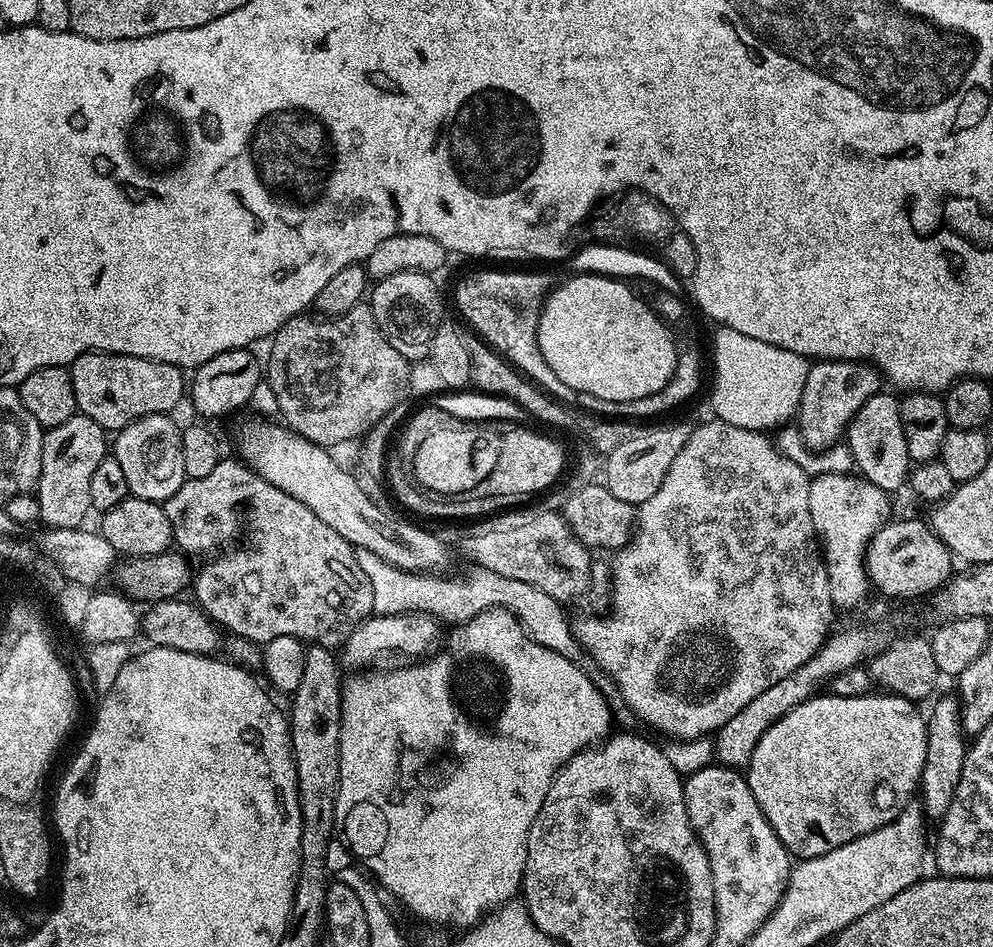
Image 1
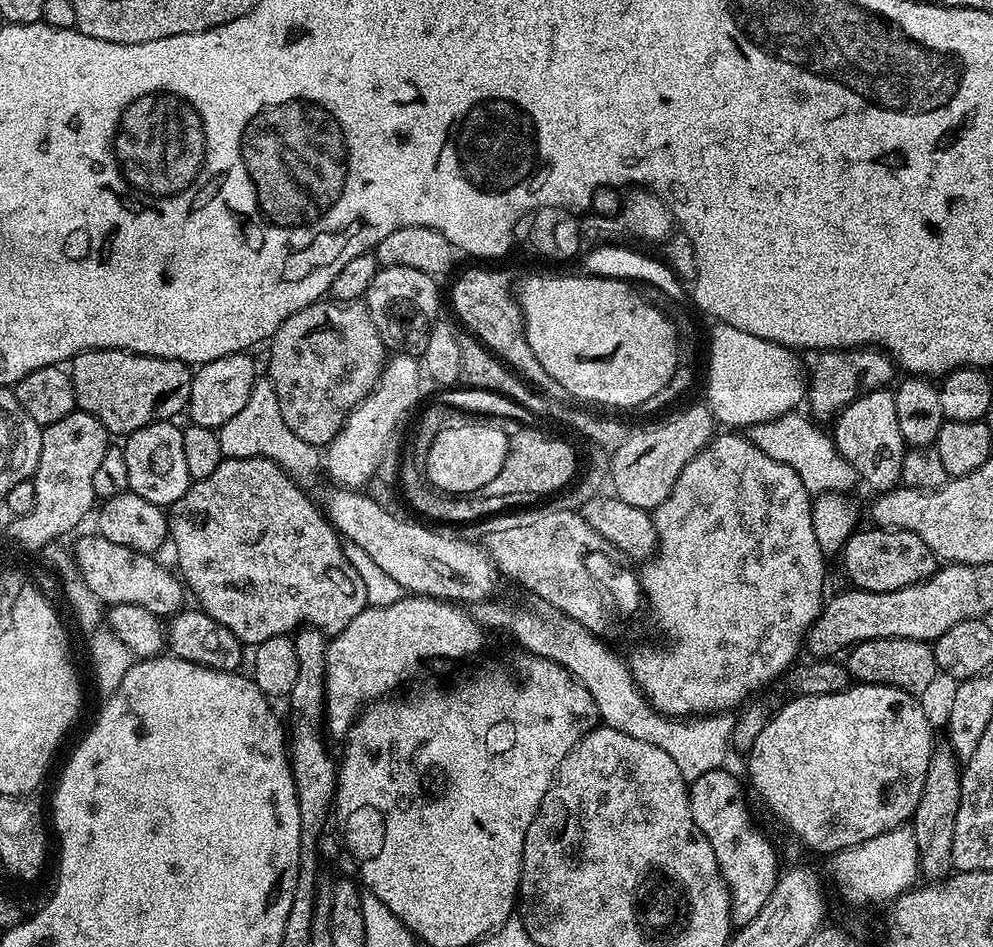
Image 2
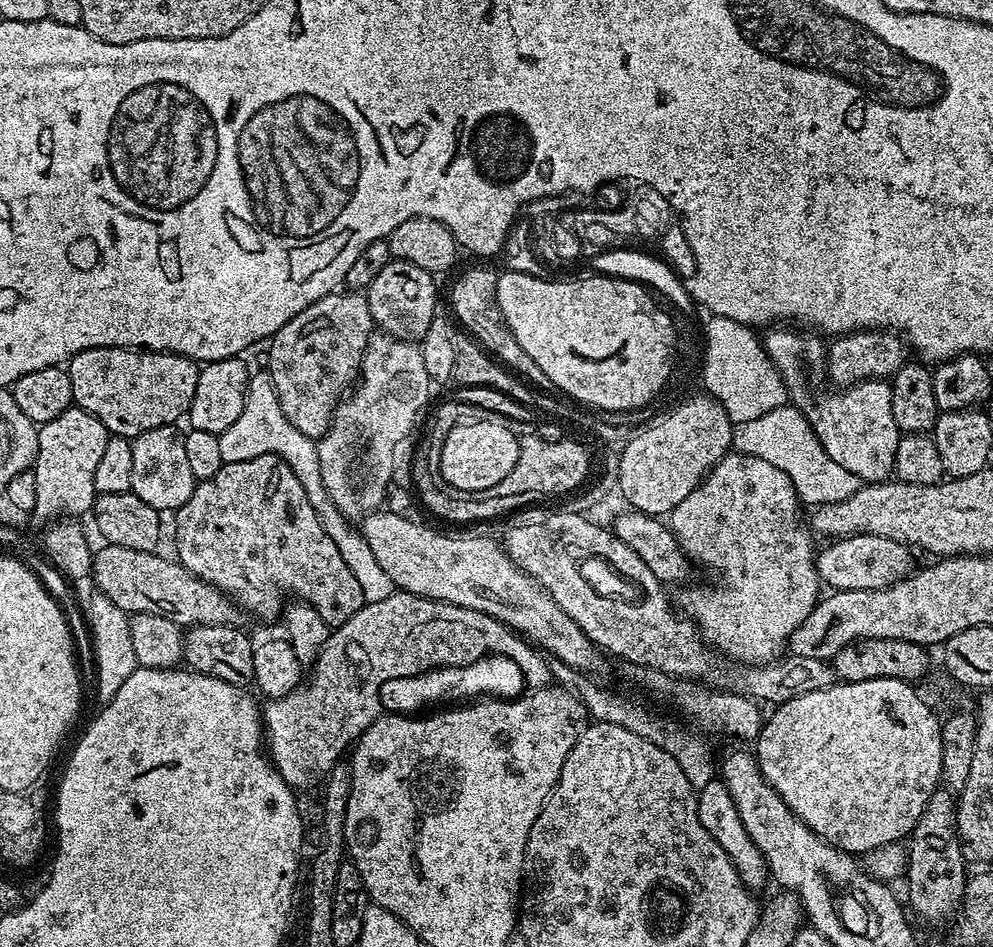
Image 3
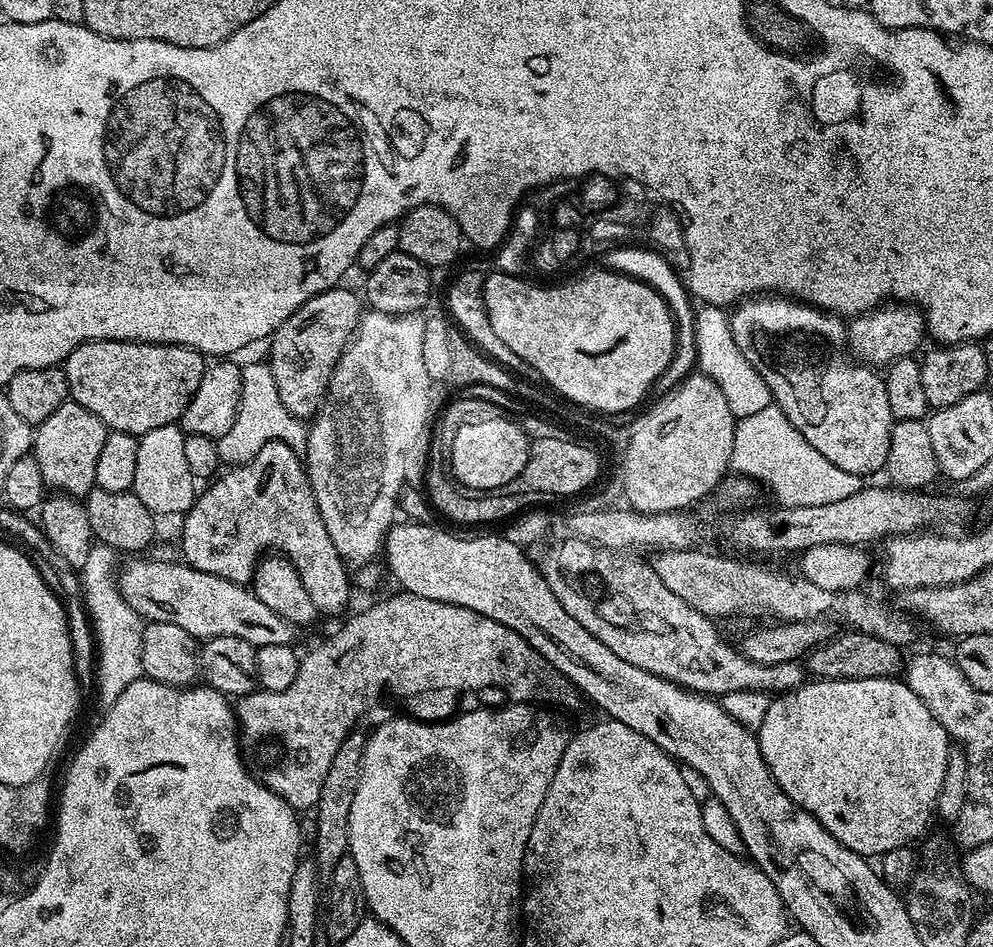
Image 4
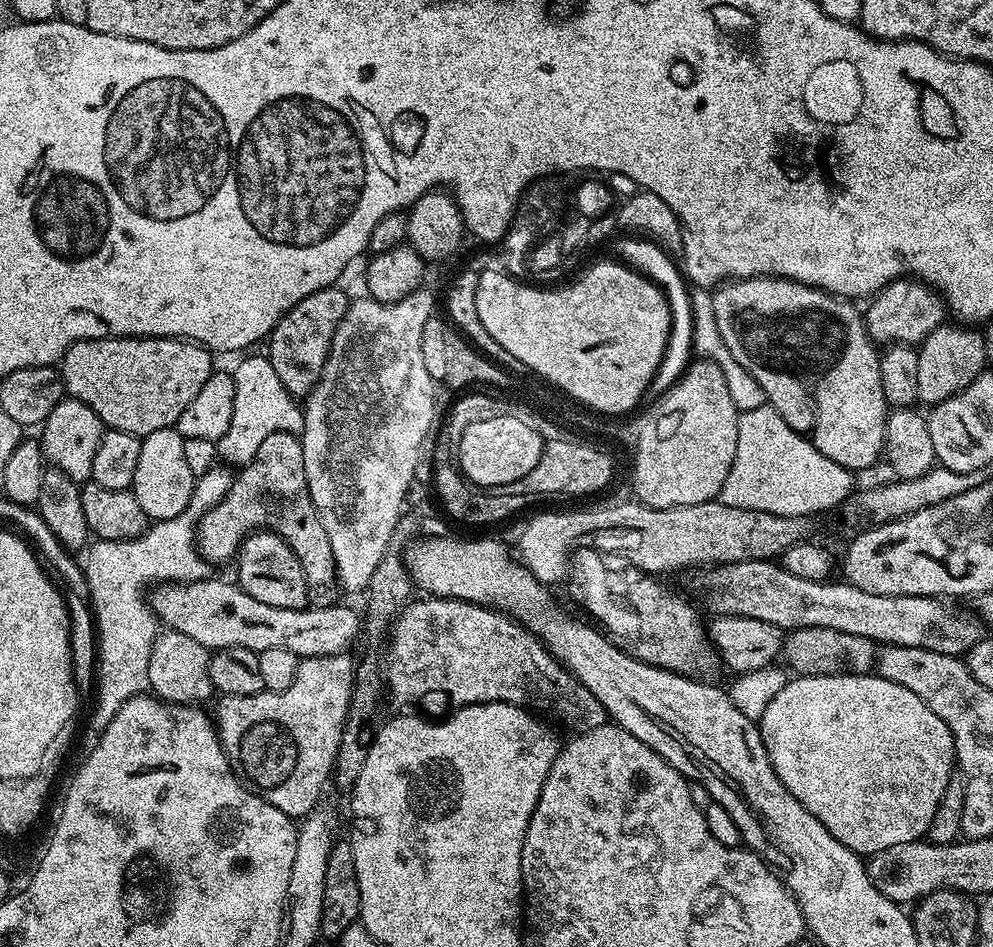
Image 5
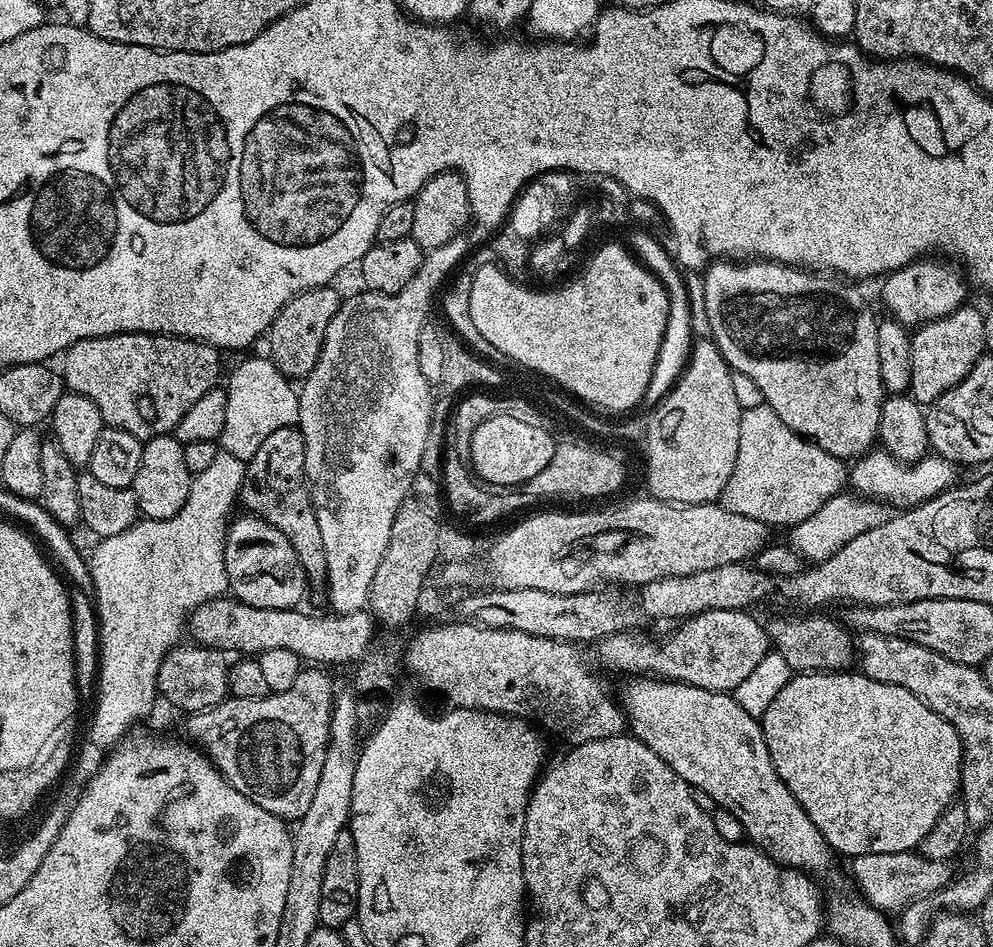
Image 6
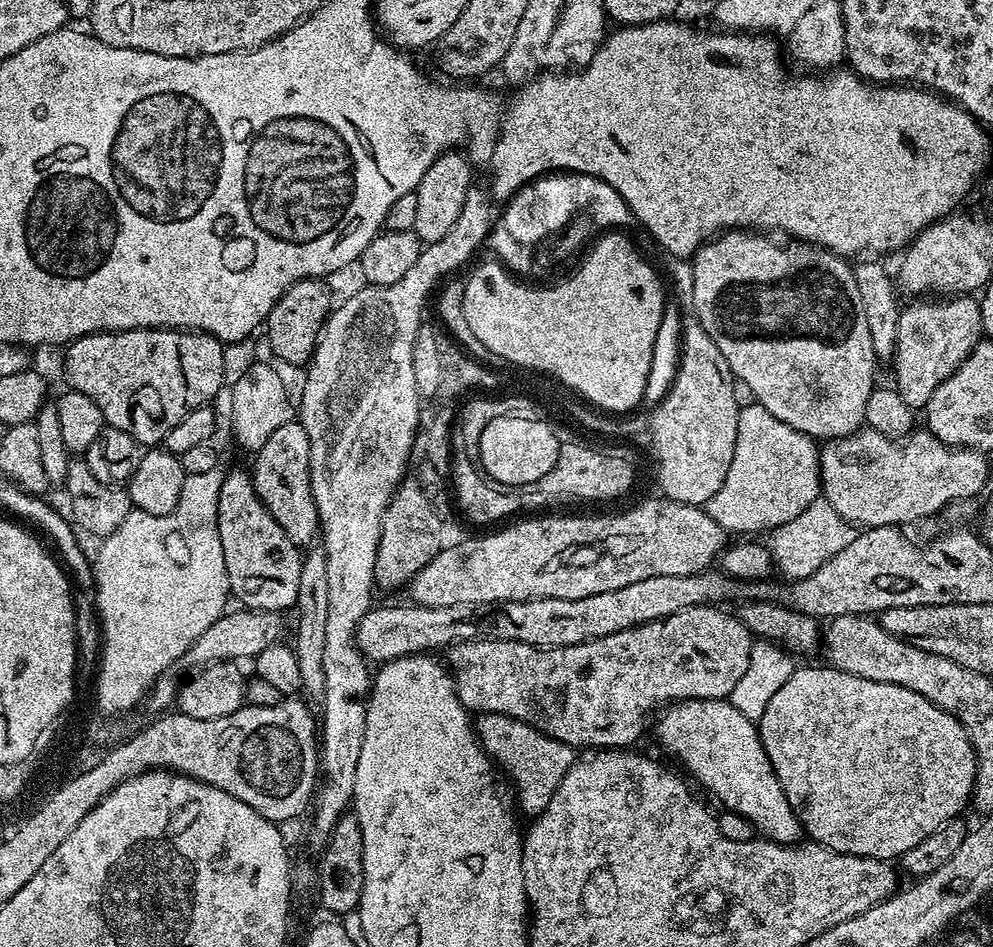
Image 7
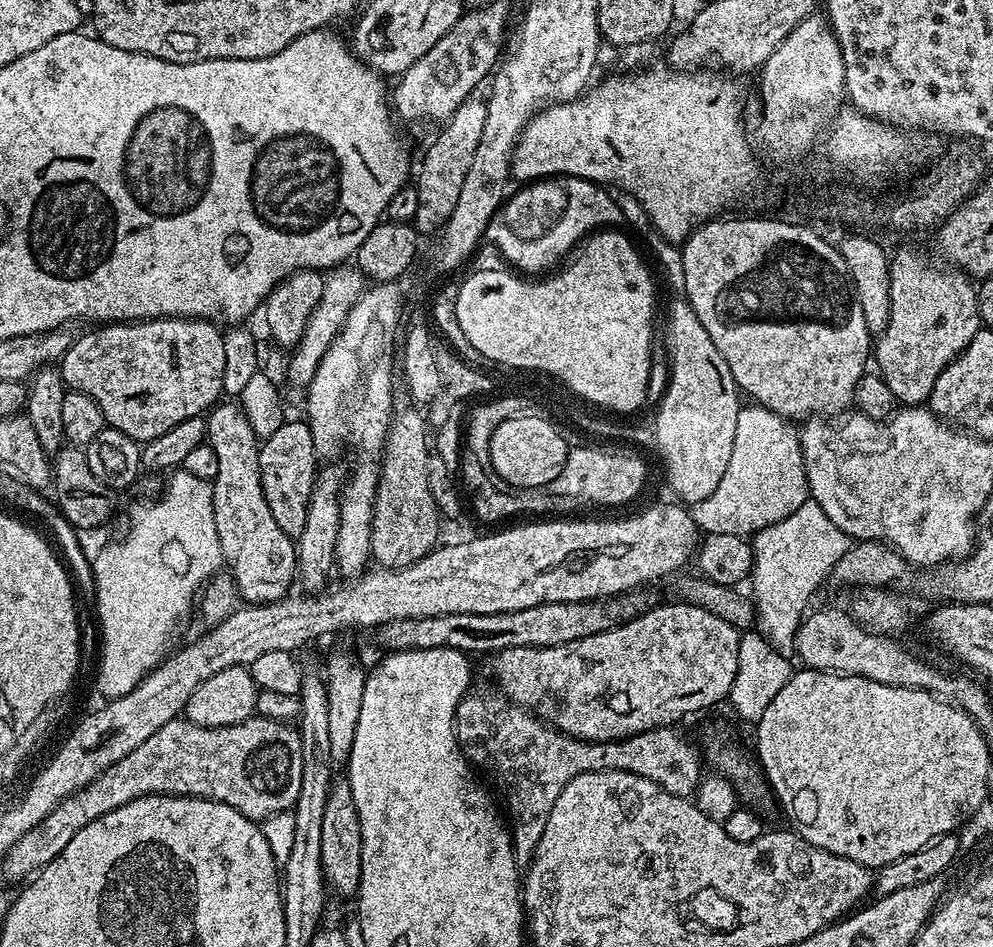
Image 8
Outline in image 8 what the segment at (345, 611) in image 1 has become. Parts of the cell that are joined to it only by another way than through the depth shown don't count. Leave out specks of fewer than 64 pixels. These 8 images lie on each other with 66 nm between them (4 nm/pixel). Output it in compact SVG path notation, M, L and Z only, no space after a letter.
M285 419L274 434L263 437L260 445L260 477L262 494L274 514L280 529L287 536L298 538L306 530L308 503L312 497L312 485L318 479L318 457L310 426L303 419Z

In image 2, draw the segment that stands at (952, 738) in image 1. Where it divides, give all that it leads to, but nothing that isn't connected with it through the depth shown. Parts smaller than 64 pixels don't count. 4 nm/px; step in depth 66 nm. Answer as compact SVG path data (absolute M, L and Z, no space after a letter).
M940 742L932 749L930 770L926 770L926 786L914 810L910 827L918 848L920 870L929 881L939 882L953 871L952 846L954 844L954 818L958 818L958 802L962 802L960 789L961 767L947 742Z

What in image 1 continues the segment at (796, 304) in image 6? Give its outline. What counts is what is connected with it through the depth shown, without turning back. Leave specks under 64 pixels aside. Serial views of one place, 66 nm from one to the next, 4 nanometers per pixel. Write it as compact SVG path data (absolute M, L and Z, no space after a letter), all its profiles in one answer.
M894 395L871 396L854 414L848 423L846 443L855 471L864 479L869 480L889 494L895 494L900 487L907 485L910 480L910 461L906 450L906 434L902 434L902 418L900 417L900 402Z

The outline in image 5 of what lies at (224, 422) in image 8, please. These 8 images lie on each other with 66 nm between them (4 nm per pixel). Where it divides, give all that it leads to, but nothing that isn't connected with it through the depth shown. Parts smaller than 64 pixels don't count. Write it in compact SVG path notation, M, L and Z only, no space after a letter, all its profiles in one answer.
M249 532L240 544L234 564L237 564L235 579L240 588L246 594L258 598L258 602L266 602L266 606L282 606L286 610L309 607L310 597L302 562L298 562L294 550L290 550L290 546L277 532Z

